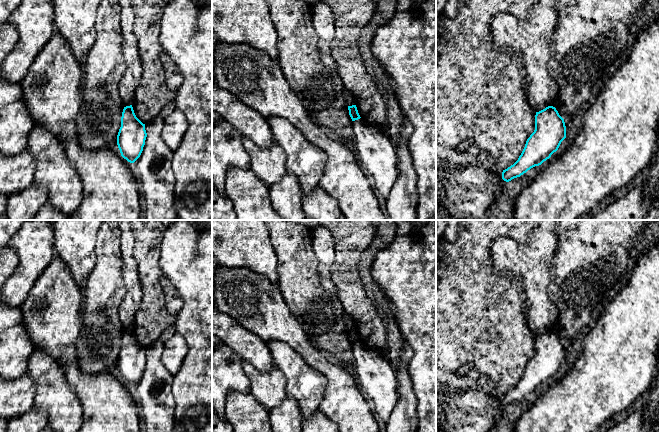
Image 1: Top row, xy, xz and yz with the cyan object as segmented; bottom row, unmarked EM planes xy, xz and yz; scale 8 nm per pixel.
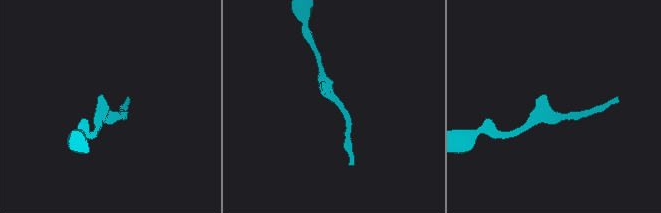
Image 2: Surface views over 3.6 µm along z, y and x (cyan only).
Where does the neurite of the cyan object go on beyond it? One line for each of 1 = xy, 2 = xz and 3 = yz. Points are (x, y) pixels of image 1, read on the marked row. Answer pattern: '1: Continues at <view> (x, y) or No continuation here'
1: No continuation here
2: No continuation here
3: No continuation here

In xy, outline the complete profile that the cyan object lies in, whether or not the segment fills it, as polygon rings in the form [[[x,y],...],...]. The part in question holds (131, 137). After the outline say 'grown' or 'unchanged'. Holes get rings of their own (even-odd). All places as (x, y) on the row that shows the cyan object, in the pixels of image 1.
[[[132,105],[124,107],[117,135],[121,156],[128,162],[134,163],[143,151],[146,137],[145,124],[136,117]]] | unchanged

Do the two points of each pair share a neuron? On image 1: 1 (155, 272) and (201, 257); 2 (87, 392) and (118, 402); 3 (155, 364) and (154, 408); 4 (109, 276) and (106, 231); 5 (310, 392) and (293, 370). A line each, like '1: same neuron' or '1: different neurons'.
1: different neurons
2: same neuron
3: same neuron
4: same neuron
5: same neuron

